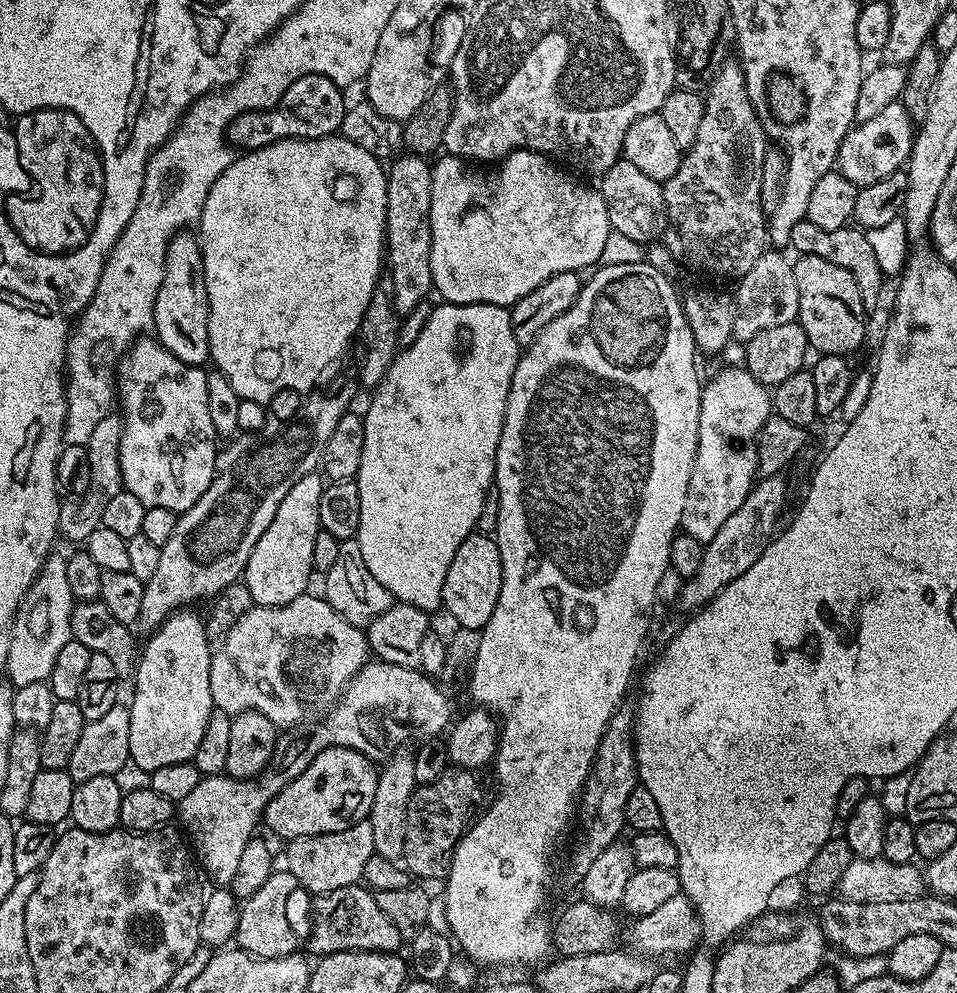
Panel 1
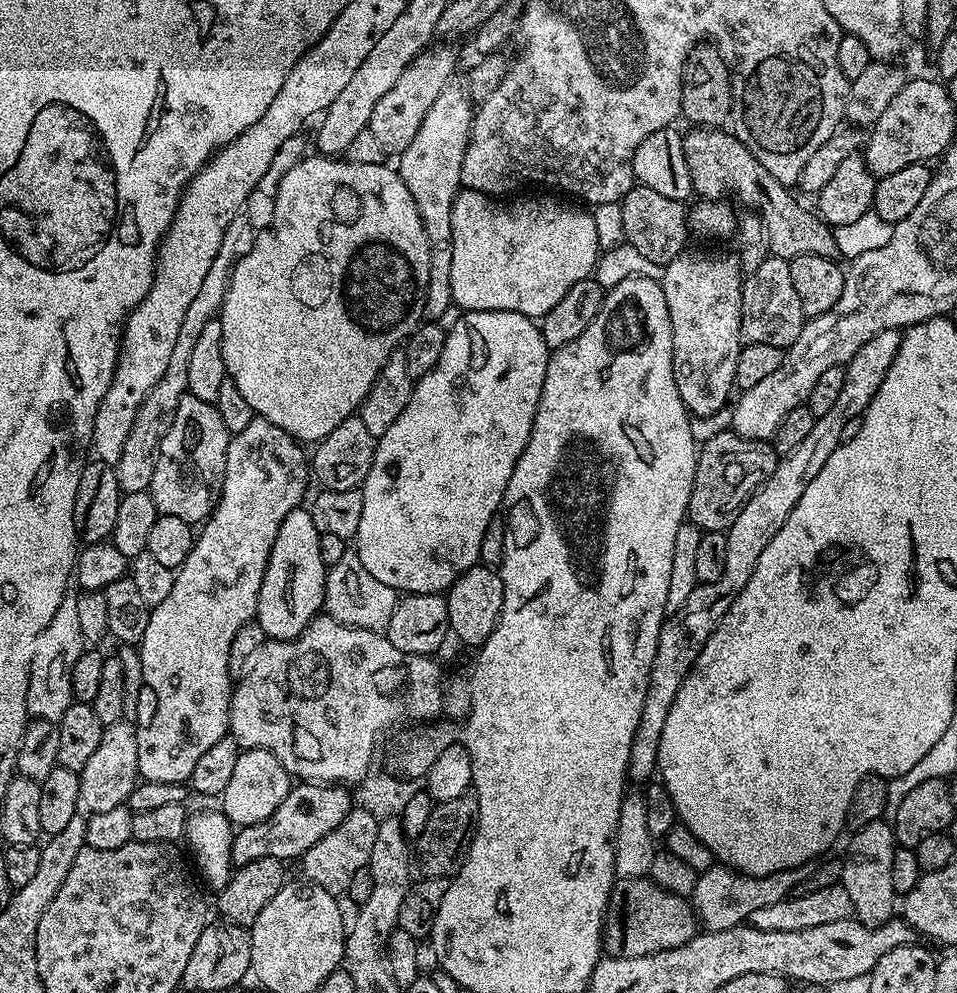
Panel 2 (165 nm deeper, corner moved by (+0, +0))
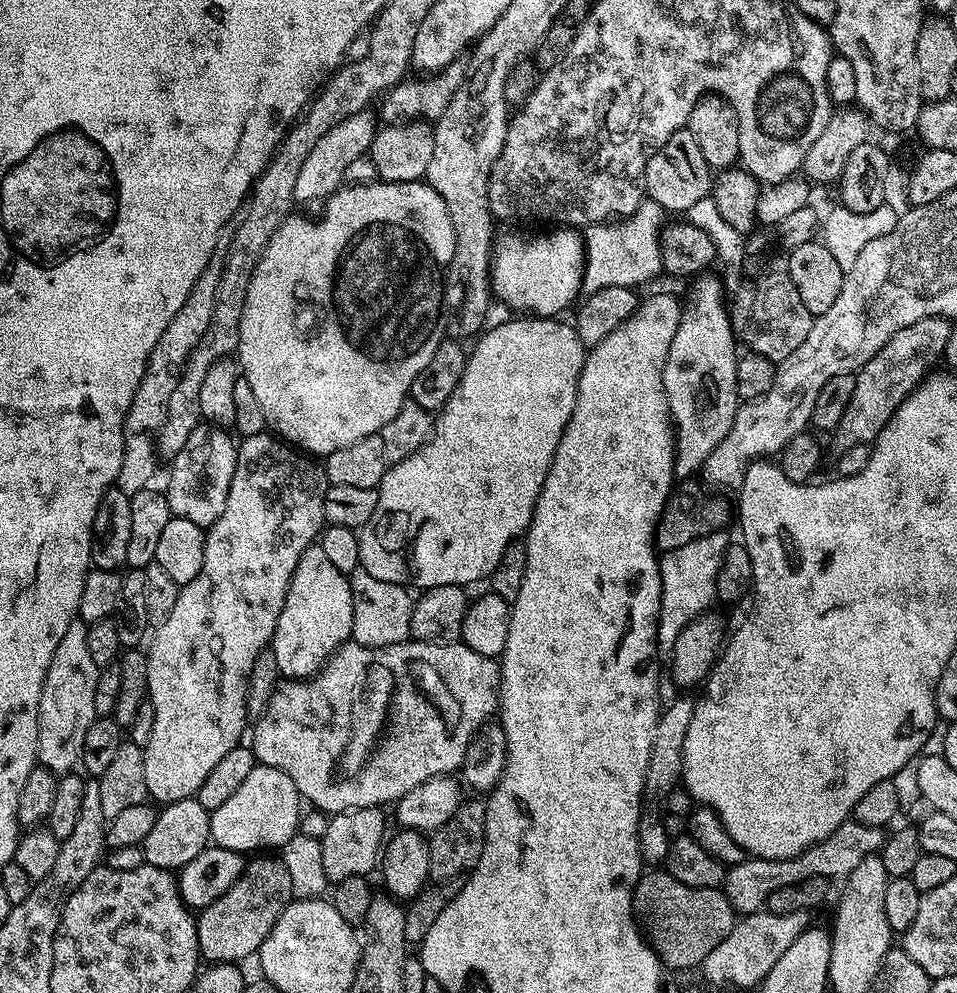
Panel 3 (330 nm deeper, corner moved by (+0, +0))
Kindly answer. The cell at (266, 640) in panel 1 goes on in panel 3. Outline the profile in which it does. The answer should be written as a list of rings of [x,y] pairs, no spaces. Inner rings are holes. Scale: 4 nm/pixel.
[[[412,640],[385,648],[367,648],[355,642],[343,644],[333,656],[328,657],[324,667],[315,676],[307,680],[288,680],[281,683],[276,693],[270,698],[262,718],[255,721],[250,728],[250,747],[256,755],[259,763],[270,766],[274,770],[282,770],[294,782],[294,786],[300,791],[301,797],[308,800],[313,809],[325,814],[345,812],[351,808],[375,808],[377,806],[391,805],[401,800],[414,786],[422,786],[435,776],[452,774],[463,765],[464,756],[468,752],[468,743],[479,728],[483,728],[497,715],[498,693],[500,690],[500,665],[491,656],[474,654],[462,642],[441,642],[427,644],[424,640]]]

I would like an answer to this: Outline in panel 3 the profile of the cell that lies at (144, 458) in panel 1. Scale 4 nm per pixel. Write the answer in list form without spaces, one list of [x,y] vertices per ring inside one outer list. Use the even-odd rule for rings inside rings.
[[[201,422],[193,430],[182,450],[170,460],[172,469],[168,472],[166,495],[173,516],[186,518],[202,529],[209,529],[212,523],[226,510],[226,498],[230,494],[230,482],[234,478],[237,445],[232,444],[225,429]]]

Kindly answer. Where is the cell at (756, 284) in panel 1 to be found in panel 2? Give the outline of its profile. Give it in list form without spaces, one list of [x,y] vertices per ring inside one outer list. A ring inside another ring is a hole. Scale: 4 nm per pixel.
[[[769,254],[758,270],[743,277],[741,341],[744,344],[765,344],[787,350],[791,344],[798,342],[798,334],[802,334],[805,323],[802,302],[798,302],[798,294],[794,291],[788,261]]]

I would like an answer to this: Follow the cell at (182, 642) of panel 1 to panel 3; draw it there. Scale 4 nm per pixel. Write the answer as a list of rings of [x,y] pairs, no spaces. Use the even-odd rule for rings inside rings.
[[[262,431],[257,436],[246,436],[239,441],[236,450],[234,478],[230,482],[230,494],[226,498],[226,510],[222,510],[222,514],[212,523],[212,527],[207,529],[204,538],[202,570],[198,570],[198,575],[191,582],[182,585],[178,594],[178,602],[174,602],[174,610],[170,610],[166,622],[155,625],[154,631],[146,644],[148,658],[146,662],[147,699],[151,700],[154,706],[154,730],[150,733],[150,742],[143,748],[144,765],[146,766],[146,790],[149,797],[157,805],[163,806],[193,799],[197,790],[202,786],[202,782],[206,782],[210,770],[214,770],[214,766],[218,766],[218,762],[222,762],[222,758],[226,758],[226,754],[230,754],[230,750],[238,747],[243,741],[240,740],[243,736],[245,739],[246,729],[250,724],[248,711],[246,710],[250,670],[254,666],[258,654],[265,652],[271,645],[274,626],[278,622],[278,614],[282,612],[282,602],[286,598],[290,578],[298,566],[298,558],[302,558],[302,554],[309,546],[317,543],[318,537],[325,527],[324,494],[329,487],[328,478],[324,475],[323,467],[315,459],[301,454],[295,447],[289,446],[275,435]]]

